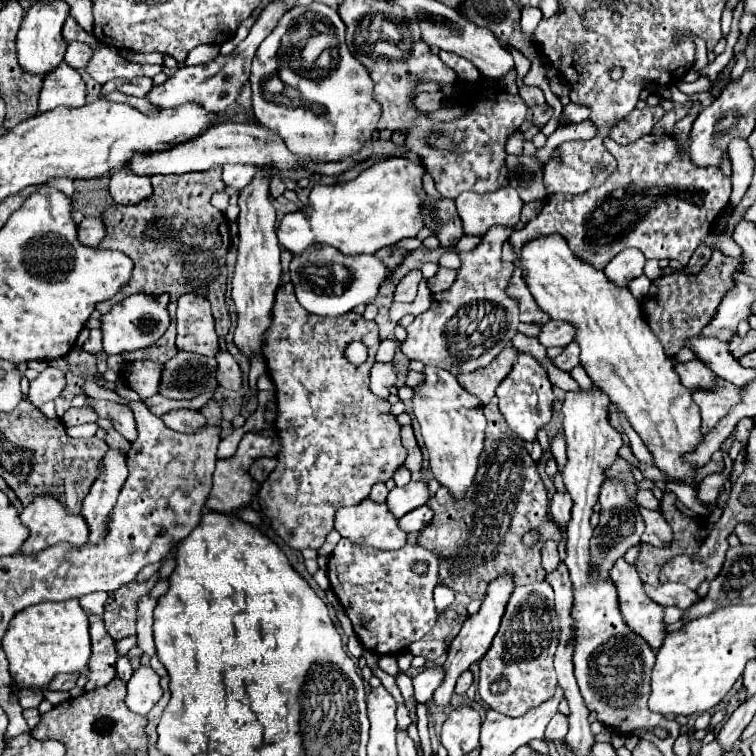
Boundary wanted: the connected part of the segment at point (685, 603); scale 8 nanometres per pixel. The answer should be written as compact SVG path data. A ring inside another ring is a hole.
M667 583L667 585L659 585L655 589L651 589L649 585L643 585L647 597L651 597L655 603L663 605L663 607L679 607L679 609L689 609L693 603L699 601L697 593L687 589L681 583Z

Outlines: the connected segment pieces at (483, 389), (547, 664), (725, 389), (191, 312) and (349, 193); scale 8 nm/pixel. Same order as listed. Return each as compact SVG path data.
M507 347L503 349L503 353L499 353L499 357L495 357L495 361L491 361L491 365L477 369L473 373L467 373L467 375L461 373L457 381L459 385L463 385L463 389L473 393L485 405L495 395L495 389L499 387L499 383L513 369L515 359L517 359L517 351L513 347Z
M533 583L525 587L515 587L507 611L503 615L501 627L481 659L479 673L479 695L497 713L509 717L521 717L531 707L541 705L551 699L557 689L557 677L553 669L553 655L557 649L557 627L555 627L555 607L553 589L549 583Z
M719 379L717 389L713 391L693 391L693 400L697 403L703 417L703 433L709 433L715 423L729 413L733 405L739 403L739 387Z
M187 293L177 305L177 349L213 357L219 351L211 309L203 295Z
M395 157L367 167L349 183L315 185L305 209L283 217L277 237L293 255L313 245L335 245L343 255L377 253L383 247L393 247L401 239L417 237L423 229L421 207L427 199L423 191L425 173L423 163Z

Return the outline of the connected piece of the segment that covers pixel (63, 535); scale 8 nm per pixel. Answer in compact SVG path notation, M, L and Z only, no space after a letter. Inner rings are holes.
M49 495L35 497L35 501L31 501L31 505L23 509L21 521L31 529L31 535L23 543L21 553L37 553L59 541L83 545L89 537L87 521L83 519L83 515L67 513L65 507ZM47 503L51 503L51 507L57 507L59 511L47 511Z

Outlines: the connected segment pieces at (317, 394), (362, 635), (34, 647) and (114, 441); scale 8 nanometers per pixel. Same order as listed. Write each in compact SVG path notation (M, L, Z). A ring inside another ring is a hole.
M287 281L287 283L281 283L279 289L277 289L277 299L275 299L275 305L273 305L273 323L267 331L267 341L263 343L263 357L265 357L265 363L267 363L267 371L277 387L277 419L275 419L275 427L277 427L277 433L279 433L279 439L281 439L281 451L279 451L279 457L277 457L277 467L275 471L269 475L269 479L261 485L261 491L259 491L259 511L263 511L269 519L271 519L271 525L275 529L275 533L293 549L301 551L301 549L319 549L327 537L327 533L333 529L333 519L335 519L335 511L341 509L341 507L349 507L349 505L357 505L361 503L363 499L367 499L371 487L379 481L387 481L393 477L395 469L403 465L405 461L405 455L407 451L403 449L401 445L401 439L399 439L399 425L397 425L397 419L393 415L389 415L389 403L387 399L379 399L377 395L373 395L369 391L369 369L371 365L375 363L375 353L377 353L377 347L379 347L379 333L377 333L377 325L375 321L367 321L363 319L363 315L357 315L353 311L345 313L345 315L339 315L339 317L319 317L319 315L313 315L313 313L307 313L303 307L299 307L297 303L297 297L293 293L293 285ZM353 341L361 341L363 345L367 345L367 351L369 351L369 357L363 365L353 365L347 361L345 357L345 347Z
M341 539L333 549L333 553L329 555L327 577L331 581L333 593L339 597L339 603L343 605L347 617L351 619L361 645L377 655L407 651L411 643L419 641L423 635L431 631L431 627L439 617L433 603L433 589L439 585L439 557L429 549L421 549L421 545L403 545L401 549L395 549L395 551L377 551L377 549L359 547L347 539ZM417 561L427 563L425 575L413 573L413 565Z
M77 599L37 603L19 611L9 621L1 647L17 687L47 687L57 673L79 673L85 669L91 655L89 621Z
M113 429L107 431L107 435L105 435L103 441L109 445L109 449L117 449L117 451L124 453L131 447L131 444L118 431L113 431Z

